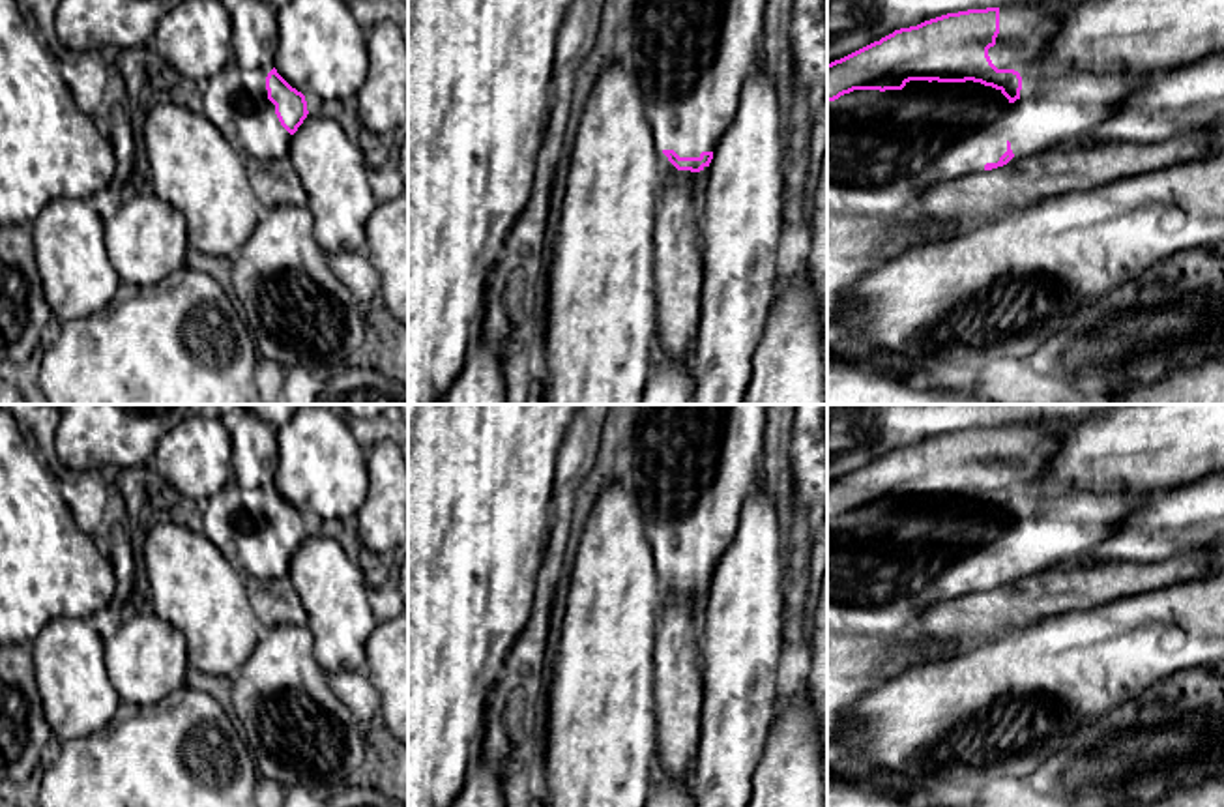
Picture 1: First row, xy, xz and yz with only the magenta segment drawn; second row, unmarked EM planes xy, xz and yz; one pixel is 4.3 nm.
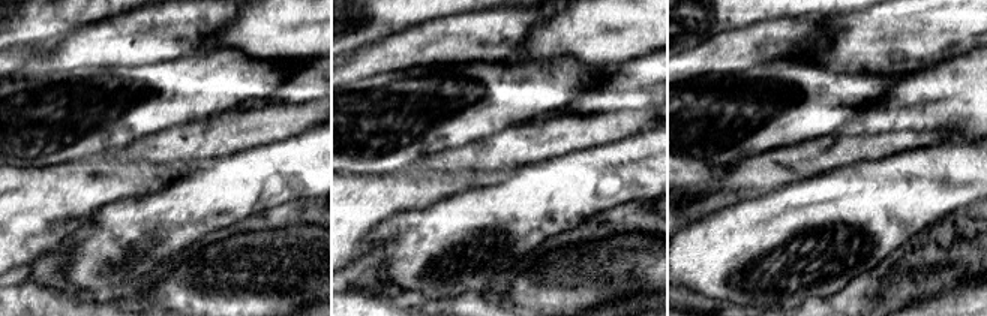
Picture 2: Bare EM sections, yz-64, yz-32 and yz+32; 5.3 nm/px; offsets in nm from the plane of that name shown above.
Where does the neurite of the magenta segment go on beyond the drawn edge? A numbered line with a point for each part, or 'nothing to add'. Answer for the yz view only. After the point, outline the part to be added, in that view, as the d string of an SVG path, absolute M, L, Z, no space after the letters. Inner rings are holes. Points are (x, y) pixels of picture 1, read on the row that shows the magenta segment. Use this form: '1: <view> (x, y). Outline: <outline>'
1: yz (1024, 29). Outline: M1063 4L999 6L999 34L988 56L998 69L1014 69L1020 75L1037 71L1052 36L1059 30Z

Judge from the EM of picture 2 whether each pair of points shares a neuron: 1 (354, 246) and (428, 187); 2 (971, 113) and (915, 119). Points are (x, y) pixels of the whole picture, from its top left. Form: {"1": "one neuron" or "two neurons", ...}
{"1": "one neuron", "2": "one neuron"}

